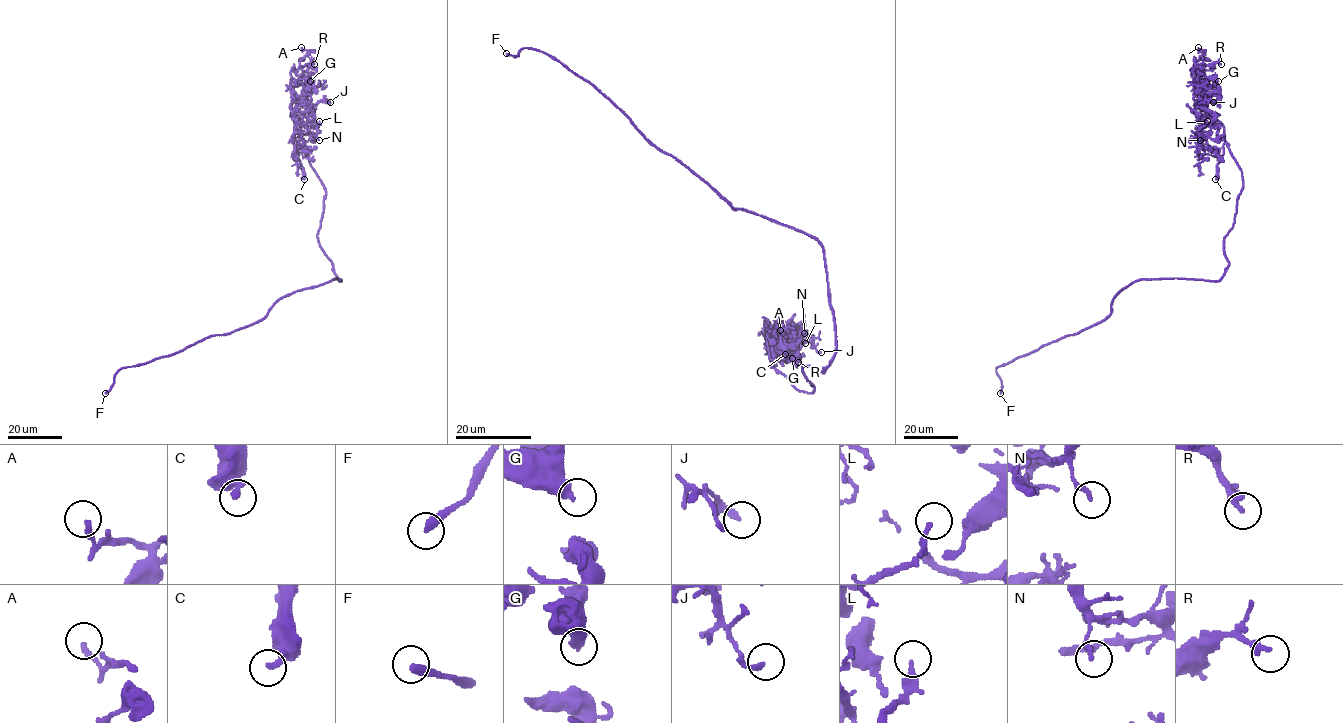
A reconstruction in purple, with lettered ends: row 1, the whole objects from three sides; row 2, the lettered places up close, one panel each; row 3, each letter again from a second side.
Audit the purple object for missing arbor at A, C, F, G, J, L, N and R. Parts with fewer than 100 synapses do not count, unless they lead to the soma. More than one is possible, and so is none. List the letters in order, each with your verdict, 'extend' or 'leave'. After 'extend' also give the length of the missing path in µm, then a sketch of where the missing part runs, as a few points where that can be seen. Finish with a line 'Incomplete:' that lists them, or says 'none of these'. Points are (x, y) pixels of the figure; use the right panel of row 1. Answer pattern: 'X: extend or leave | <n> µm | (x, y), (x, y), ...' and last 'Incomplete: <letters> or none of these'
A: leave
C: leave
F: extend | 8 µm
G: leave
J: leave
L: leave
N: leave
R: leave
Incomplete: F

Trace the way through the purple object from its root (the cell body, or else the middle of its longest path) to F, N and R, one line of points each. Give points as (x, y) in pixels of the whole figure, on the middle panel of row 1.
F: (830, 299), (824, 250), (816, 239), (734, 209), (557, 60), (527, 48), (517, 56), (506, 53)
N: (830, 299), (835, 355), (803, 368), (810, 393), (766, 346), (804, 333)
R: (830, 299), (835, 355), (823, 372), (803, 368), (810, 393), (771, 367), (765, 321), (798, 362)

